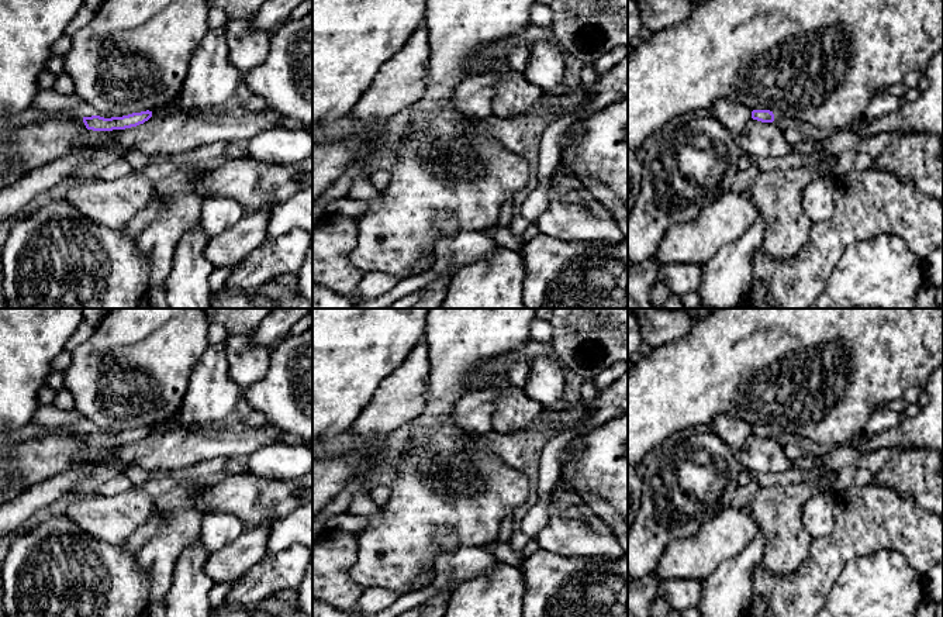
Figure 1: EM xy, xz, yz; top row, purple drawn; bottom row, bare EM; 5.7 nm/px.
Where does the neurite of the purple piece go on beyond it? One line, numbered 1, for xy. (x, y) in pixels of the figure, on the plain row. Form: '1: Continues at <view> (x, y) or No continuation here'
1: No continuation here

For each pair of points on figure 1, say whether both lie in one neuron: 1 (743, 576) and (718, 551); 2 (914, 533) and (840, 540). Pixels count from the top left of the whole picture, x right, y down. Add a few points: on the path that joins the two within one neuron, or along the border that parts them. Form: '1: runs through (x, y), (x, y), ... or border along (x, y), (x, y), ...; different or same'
1: border along (752, 538), (739, 552), (725, 559), (703, 582); different
2: runs through (895, 533), (859, 533); same

